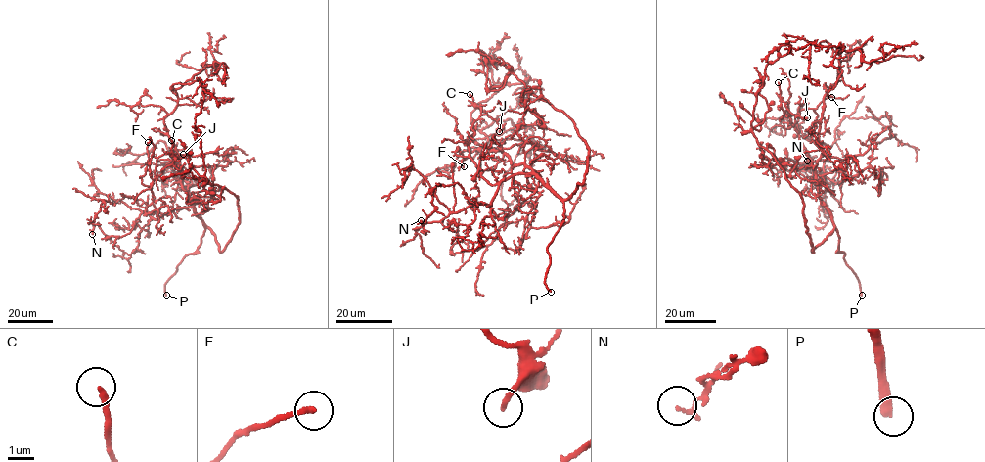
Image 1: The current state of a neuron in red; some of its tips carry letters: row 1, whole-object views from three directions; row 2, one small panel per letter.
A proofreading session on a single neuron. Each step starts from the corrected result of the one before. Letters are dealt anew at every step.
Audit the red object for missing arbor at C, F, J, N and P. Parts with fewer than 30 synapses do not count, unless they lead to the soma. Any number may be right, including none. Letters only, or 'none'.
C, P

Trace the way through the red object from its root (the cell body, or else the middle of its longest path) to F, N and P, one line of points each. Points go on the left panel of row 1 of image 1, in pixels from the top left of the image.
F: (202, 222), (192, 207), (161, 213), (157, 210), (151, 188), (142, 183), (149, 161), (148, 142)
N: (202, 222), (194, 208), (183, 207), (156, 219), (141, 212), (121, 237), (106, 237), (97, 224), (92, 234)
P: (202, 222), (205, 229), (201, 244), (177, 265), (176, 273), (165, 284), (166, 295)

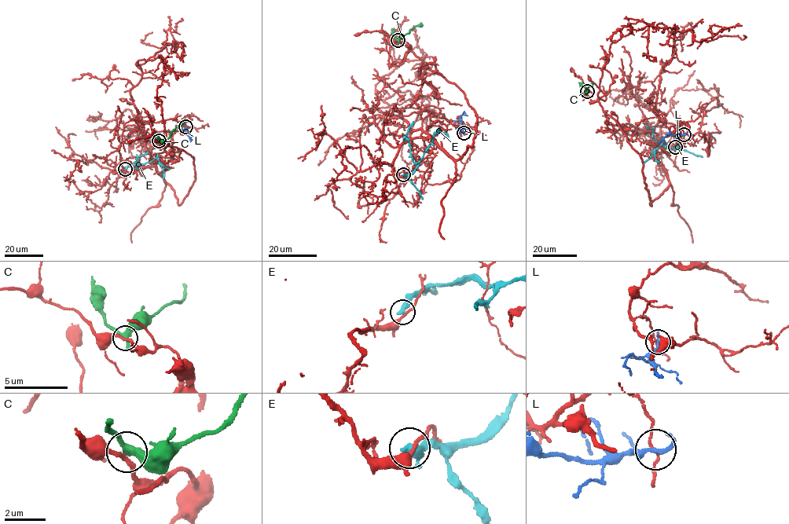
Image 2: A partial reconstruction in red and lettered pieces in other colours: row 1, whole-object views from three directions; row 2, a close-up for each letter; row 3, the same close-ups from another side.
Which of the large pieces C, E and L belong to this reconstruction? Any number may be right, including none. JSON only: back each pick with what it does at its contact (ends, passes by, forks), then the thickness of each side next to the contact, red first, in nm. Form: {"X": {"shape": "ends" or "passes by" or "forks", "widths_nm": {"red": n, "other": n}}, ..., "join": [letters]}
{"join": []}

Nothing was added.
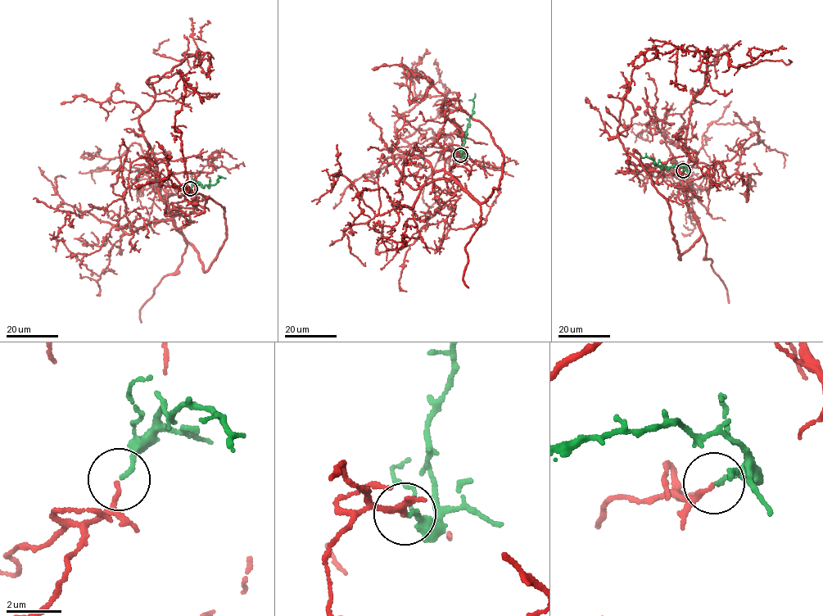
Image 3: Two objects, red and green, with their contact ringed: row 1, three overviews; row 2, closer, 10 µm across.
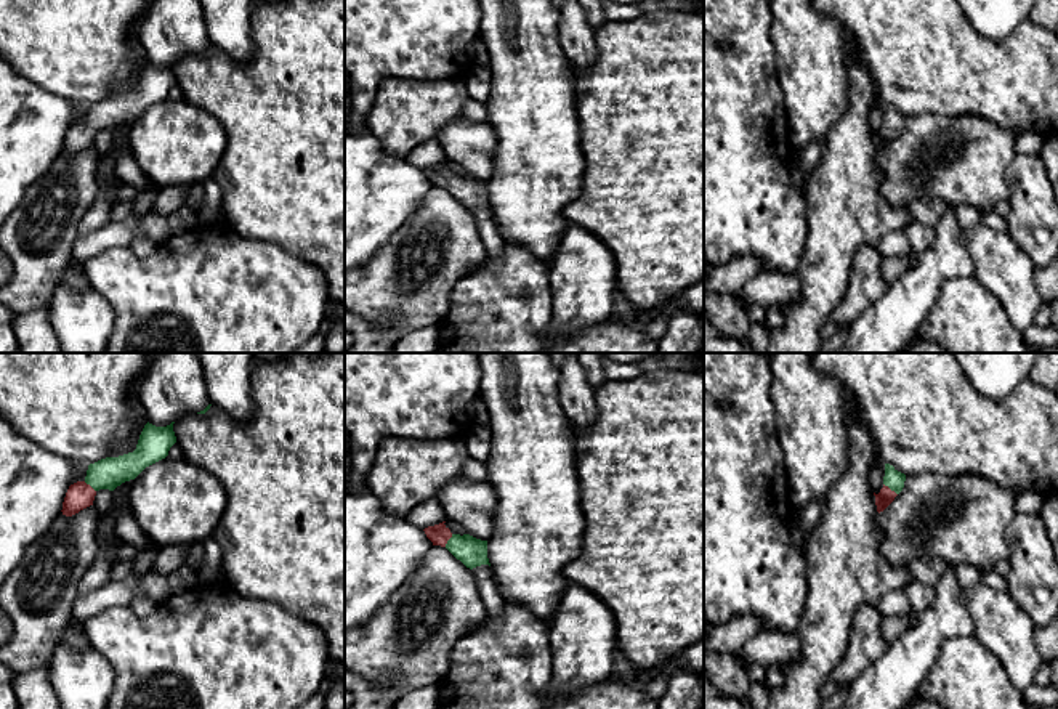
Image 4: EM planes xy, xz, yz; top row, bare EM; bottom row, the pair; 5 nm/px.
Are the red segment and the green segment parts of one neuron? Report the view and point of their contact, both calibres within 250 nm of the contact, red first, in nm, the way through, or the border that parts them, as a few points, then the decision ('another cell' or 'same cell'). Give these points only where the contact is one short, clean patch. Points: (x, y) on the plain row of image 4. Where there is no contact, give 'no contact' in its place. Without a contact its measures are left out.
meets red in yz at (888, 129); 80 nm thick on the red side, 100 nm on the other; runs through yz (885, 137), (888, 129), (895, 121); same cell

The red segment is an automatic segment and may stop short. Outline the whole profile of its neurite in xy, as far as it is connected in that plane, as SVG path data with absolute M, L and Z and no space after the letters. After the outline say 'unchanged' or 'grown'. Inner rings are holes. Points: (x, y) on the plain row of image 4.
M147 63L133 93L90 104L85 120L69 127L63 143L63 156L79 154L93 146L99 130L114 132L122 124L135 120L146 107L165 99L176 83L173 64L155 67Z; grown

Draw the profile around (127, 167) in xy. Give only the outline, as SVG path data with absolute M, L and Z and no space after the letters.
M128 146L122 148L119 151L115 170L123 181L127 181L128 184L131 184L138 189L143 189L143 188L152 184L152 181L144 175L144 172L136 164Z

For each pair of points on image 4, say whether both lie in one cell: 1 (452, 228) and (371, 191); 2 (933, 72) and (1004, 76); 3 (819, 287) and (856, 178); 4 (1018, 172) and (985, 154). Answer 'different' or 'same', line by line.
1: different
2: same
3: same
4: different

